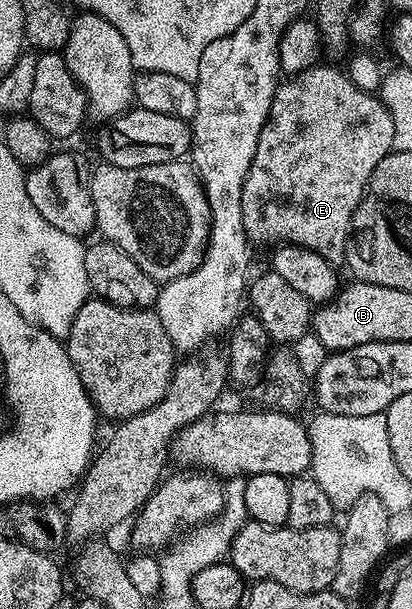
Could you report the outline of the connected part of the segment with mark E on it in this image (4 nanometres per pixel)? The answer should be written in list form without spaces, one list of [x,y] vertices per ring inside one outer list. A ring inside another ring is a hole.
[[[322,66],[309,67],[306,71],[283,78],[279,82],[272,101],[272,109],[264,121],[264,129],[260,129],[260,141],[256,141],[256,153],[252,157],[252,165],[244,177],[242,212],[244,213],[246,237],[251,244],[270,243],[269,245],[281,245],[296,243],[299,247],[307,247],[316,253],[320,253],[320,257],[324,257],[329,263],[342,265],[346,261],[346,243],[350,240],[352,220],[360,201],[366,195],[366,187],[370,183],[372,173],[376,169],[376,165],[380,165],[380,161],[384,161],[384,157],[395,150],[394,126],[392,125],[392,113],[388,113],[388,109],[383,105],[377,94],[357,87],[350,80],[349,74],[345,70],[337,71],[334,67]]]

